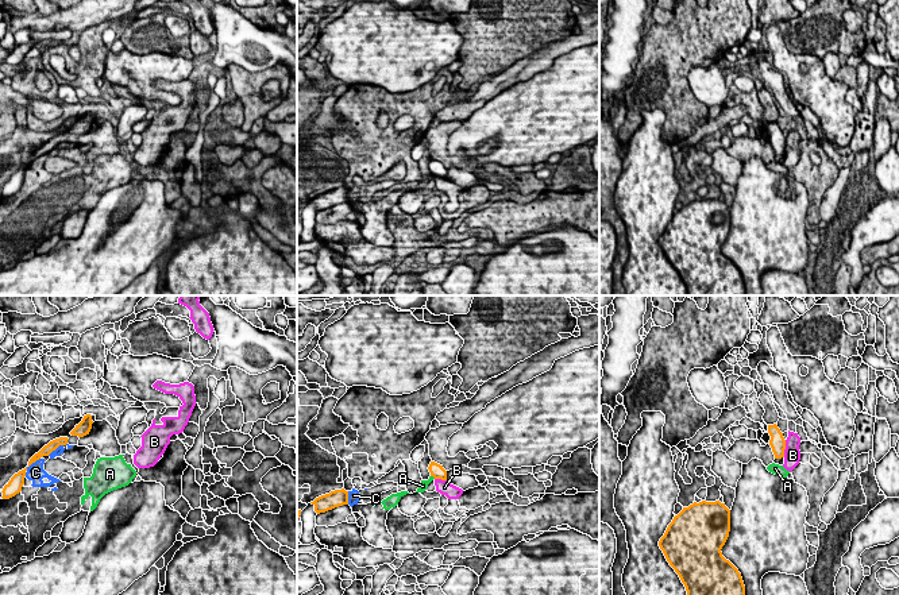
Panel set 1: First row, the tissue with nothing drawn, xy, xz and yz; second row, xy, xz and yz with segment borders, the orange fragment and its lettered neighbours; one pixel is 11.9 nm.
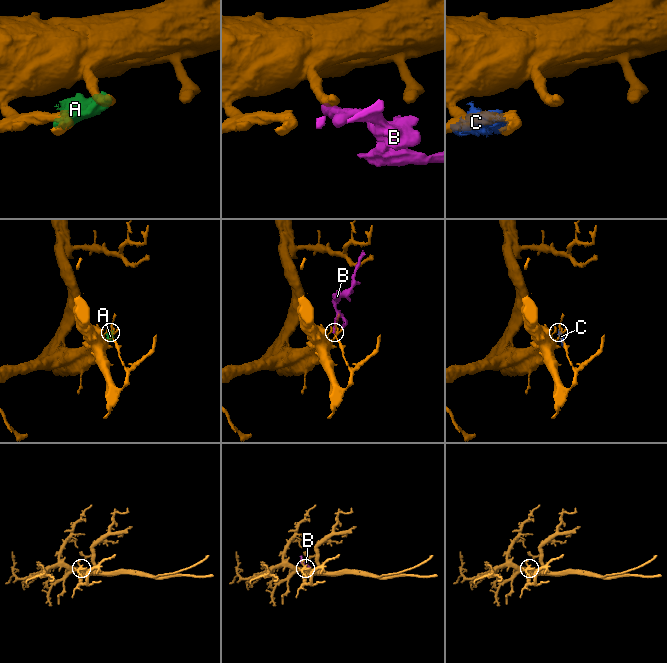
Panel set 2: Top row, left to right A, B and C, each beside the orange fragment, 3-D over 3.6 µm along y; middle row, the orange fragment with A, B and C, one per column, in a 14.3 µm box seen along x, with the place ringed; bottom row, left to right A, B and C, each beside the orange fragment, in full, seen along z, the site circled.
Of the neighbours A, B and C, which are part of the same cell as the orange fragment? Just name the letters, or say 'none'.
none

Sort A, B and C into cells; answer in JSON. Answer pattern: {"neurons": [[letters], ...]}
{"neurons": [["A", "C"], ["B"]]}

